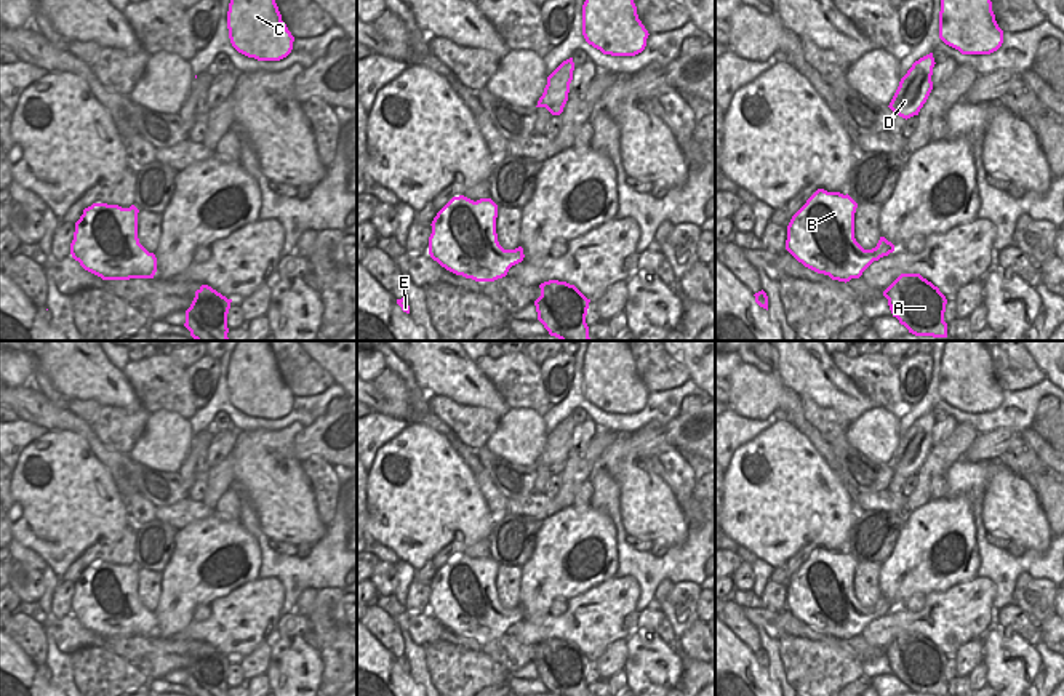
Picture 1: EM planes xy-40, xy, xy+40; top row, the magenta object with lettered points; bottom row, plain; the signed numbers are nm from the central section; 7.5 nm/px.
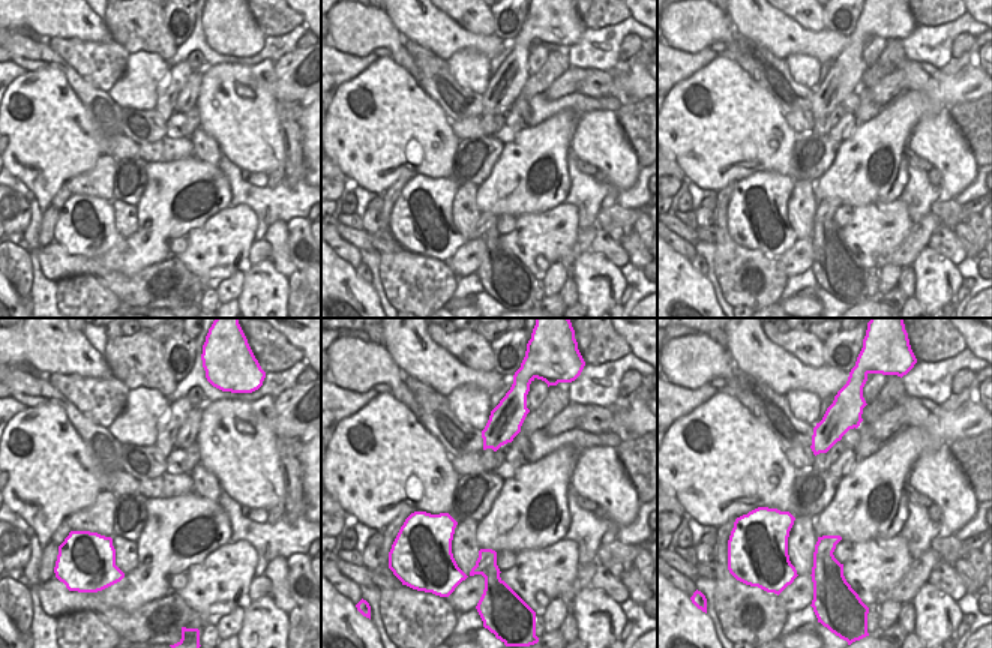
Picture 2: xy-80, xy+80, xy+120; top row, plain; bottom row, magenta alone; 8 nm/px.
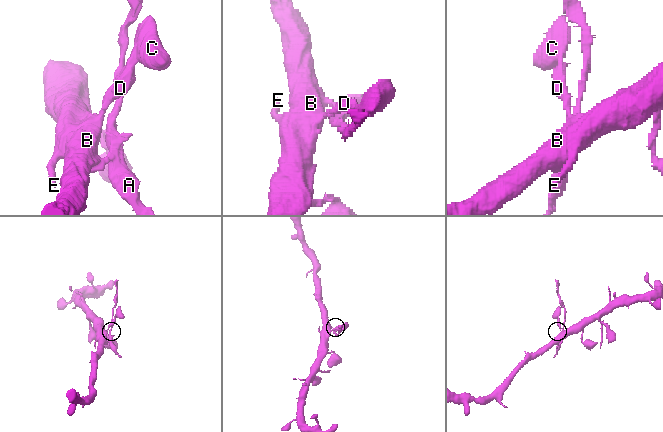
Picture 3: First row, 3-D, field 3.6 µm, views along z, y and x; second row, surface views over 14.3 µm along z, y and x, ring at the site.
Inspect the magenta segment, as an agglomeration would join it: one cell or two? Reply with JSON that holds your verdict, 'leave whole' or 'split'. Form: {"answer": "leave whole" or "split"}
{"answer": "split"}

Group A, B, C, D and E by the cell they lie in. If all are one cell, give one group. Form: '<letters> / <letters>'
A / B C D E

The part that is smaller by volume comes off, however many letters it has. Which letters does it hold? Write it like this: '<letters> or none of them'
A

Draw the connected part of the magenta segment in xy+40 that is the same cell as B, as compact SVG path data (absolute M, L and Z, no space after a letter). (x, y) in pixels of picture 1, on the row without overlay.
M818 547L792 574L786 608L805 626L832 638L859 637L878 618L854 597L856 566L848 552Z

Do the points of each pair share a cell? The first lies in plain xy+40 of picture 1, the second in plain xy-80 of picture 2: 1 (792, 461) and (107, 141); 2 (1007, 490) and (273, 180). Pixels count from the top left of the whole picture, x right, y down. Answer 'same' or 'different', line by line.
1: different
2: different

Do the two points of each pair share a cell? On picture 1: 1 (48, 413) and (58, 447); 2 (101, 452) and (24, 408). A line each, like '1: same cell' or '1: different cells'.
1: different cells
2: same cell

